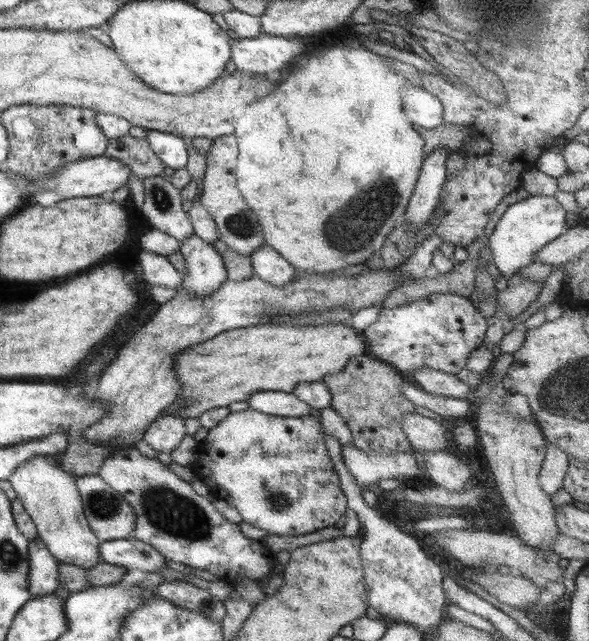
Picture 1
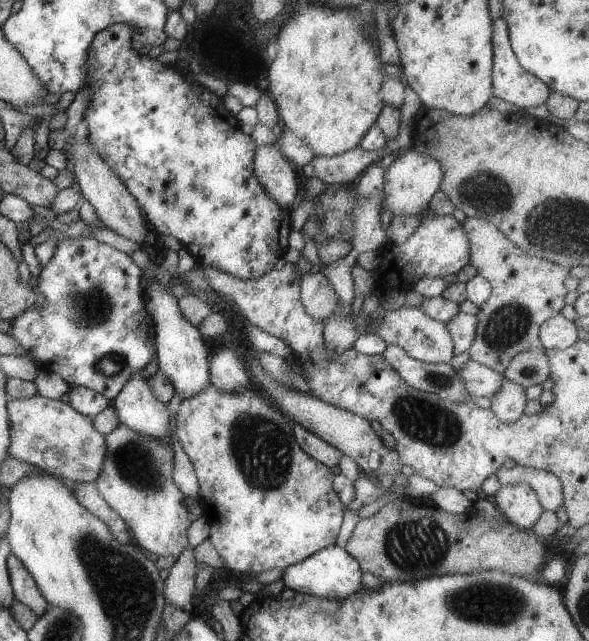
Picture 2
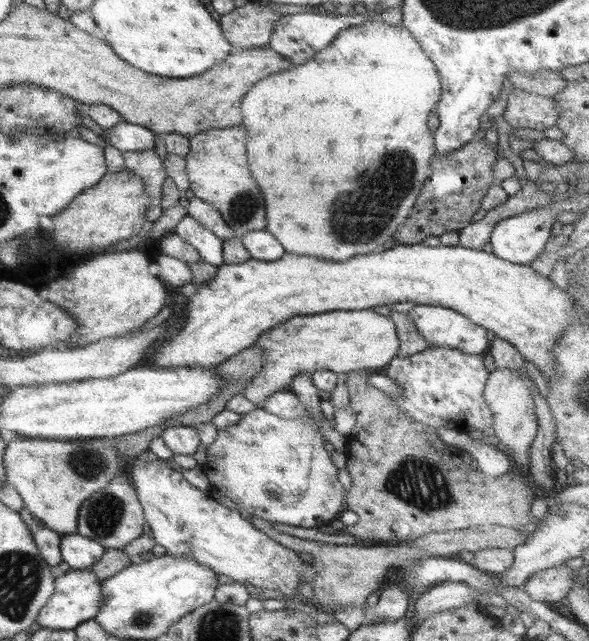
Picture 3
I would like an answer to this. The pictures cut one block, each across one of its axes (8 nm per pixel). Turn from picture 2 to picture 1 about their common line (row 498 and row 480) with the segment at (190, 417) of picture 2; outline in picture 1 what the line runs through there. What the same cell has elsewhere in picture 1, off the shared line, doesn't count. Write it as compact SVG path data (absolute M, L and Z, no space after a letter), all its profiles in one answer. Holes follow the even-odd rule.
M249 407L231 412L209 429L209 435L204 438L204 450L198 450L201 456L189 467L196 480L208 486L216 499L227 500L234 505L242 516L242 522L265 530L269 535L300 536L335 526L348 509L346 496L340 490L340 480L332 460L328 458L324 435L321 422L314 415L275 417Z

